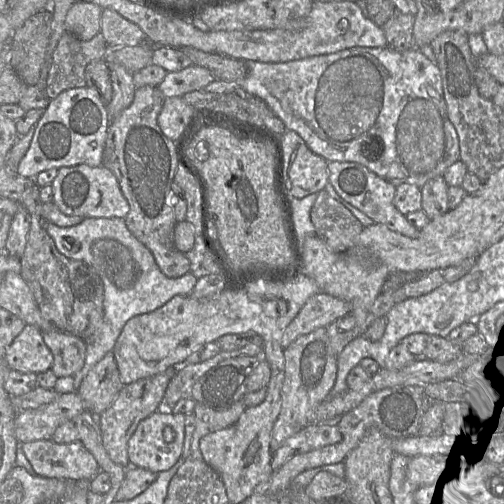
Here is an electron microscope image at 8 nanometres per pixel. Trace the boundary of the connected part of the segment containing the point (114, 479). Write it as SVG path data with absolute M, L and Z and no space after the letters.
M87 410L61 424L51 439L57 443L81 443L95 458L101 471L109 474L111 488L119 490L126 468L115 463L102 443L98 417Z

